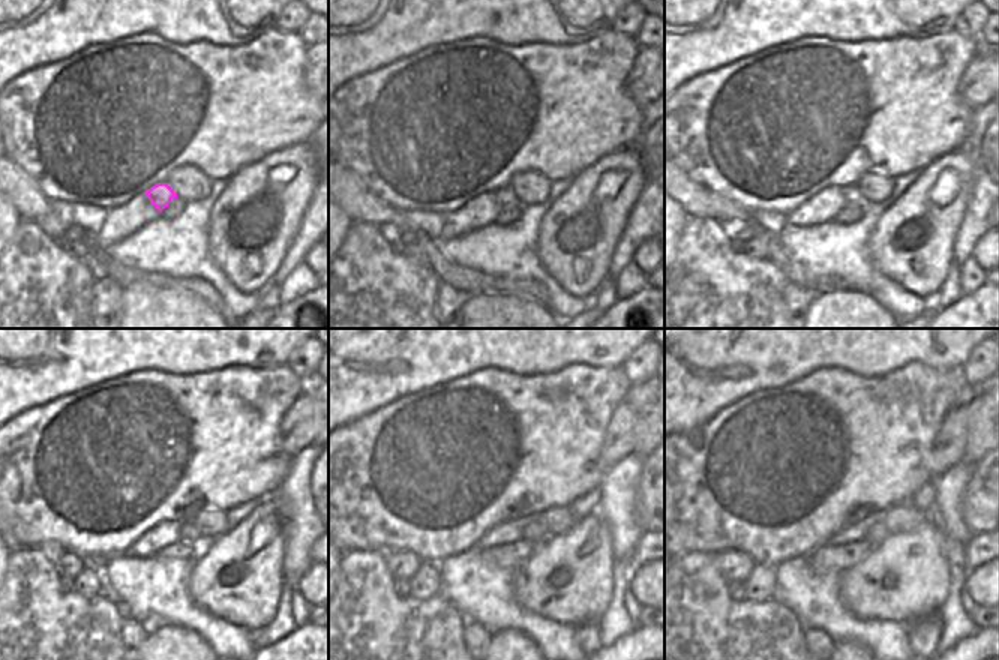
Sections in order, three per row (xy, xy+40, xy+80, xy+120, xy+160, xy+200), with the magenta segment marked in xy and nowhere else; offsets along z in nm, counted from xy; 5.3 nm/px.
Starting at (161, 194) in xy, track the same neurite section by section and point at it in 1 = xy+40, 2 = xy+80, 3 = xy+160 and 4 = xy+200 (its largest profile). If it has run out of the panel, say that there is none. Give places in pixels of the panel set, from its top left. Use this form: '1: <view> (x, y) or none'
1: xy+40 (506, 197)
2: xy+80 (851, 192)
3: xy+160 (534, 531)
4: xy+200 (878, 531)

